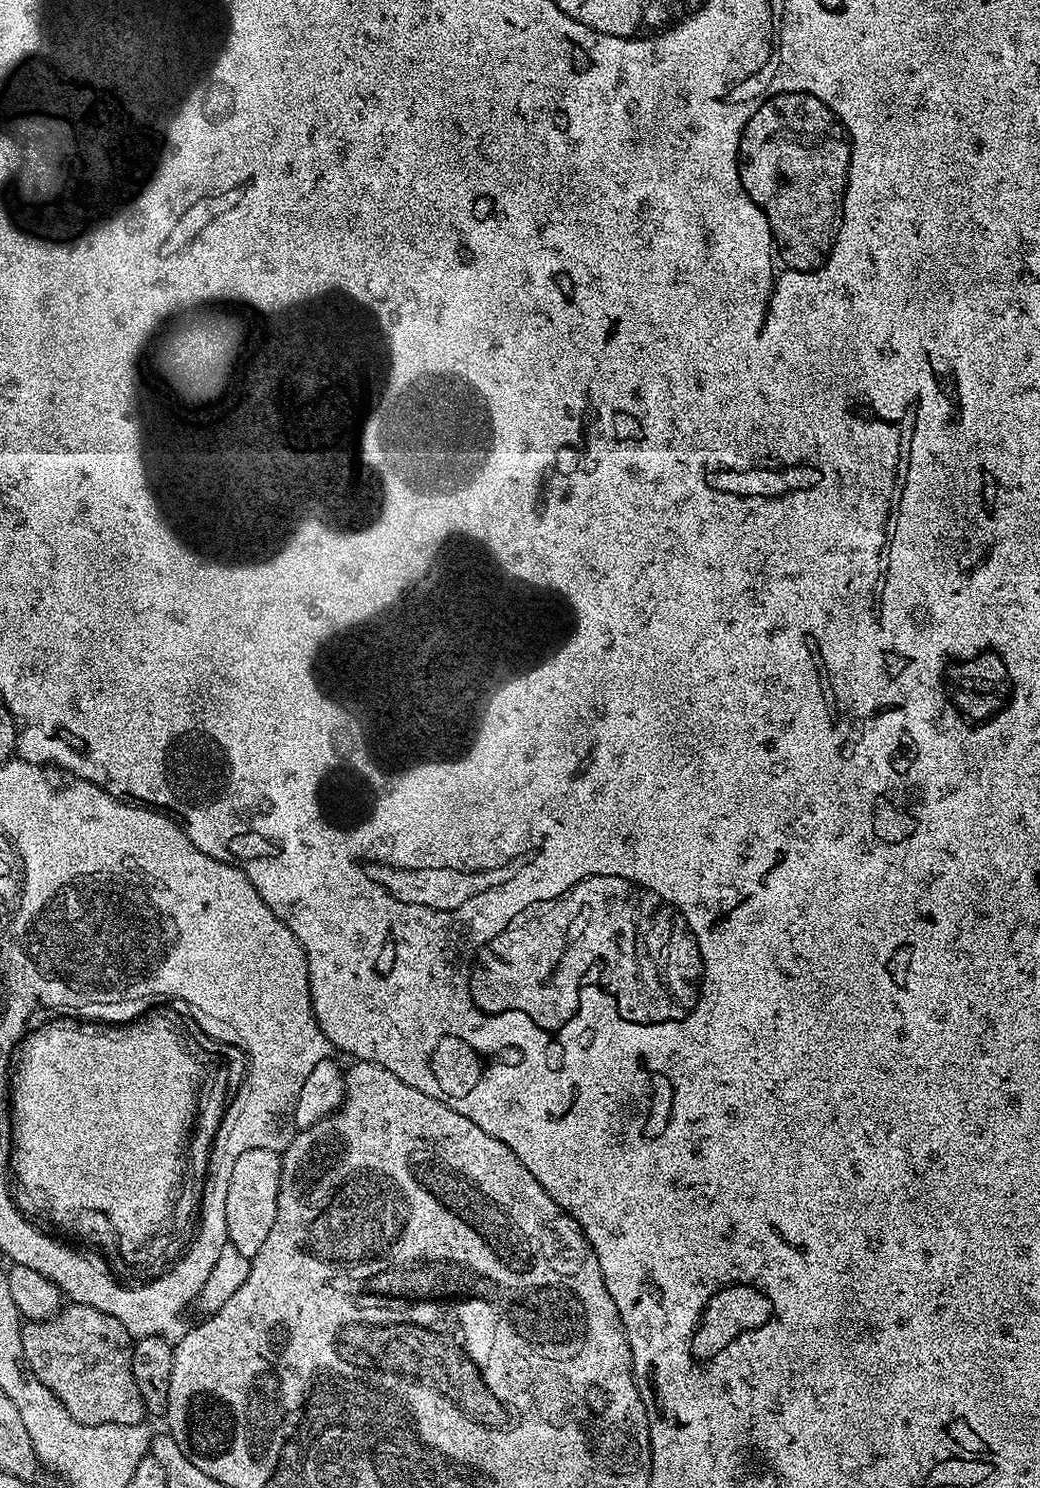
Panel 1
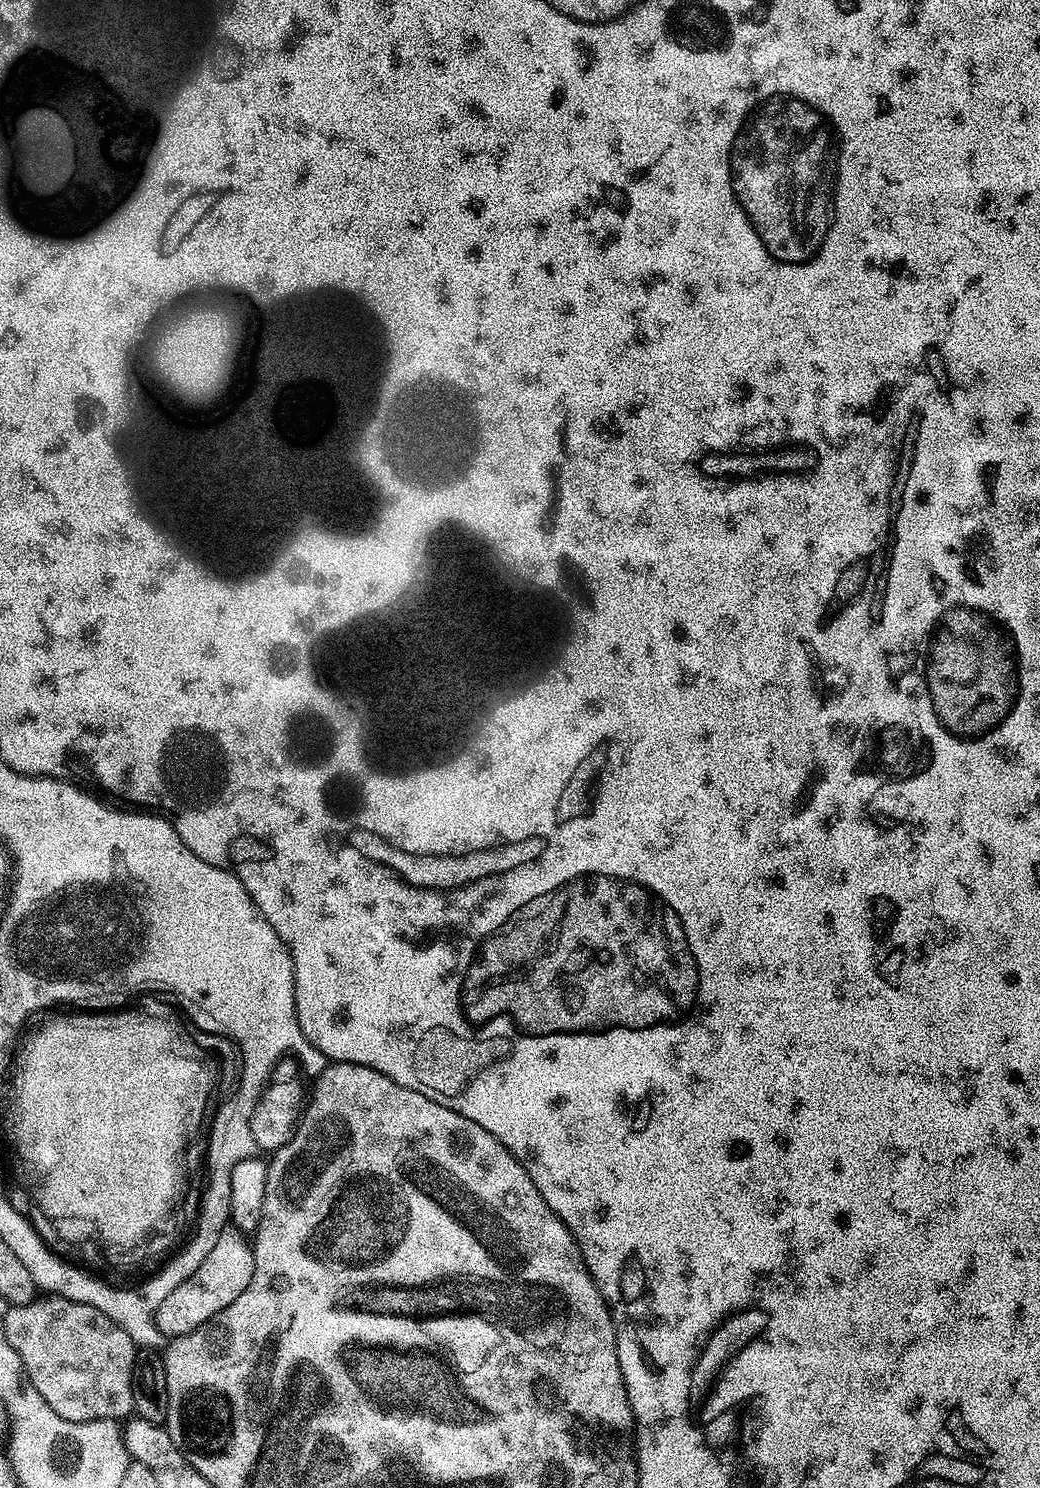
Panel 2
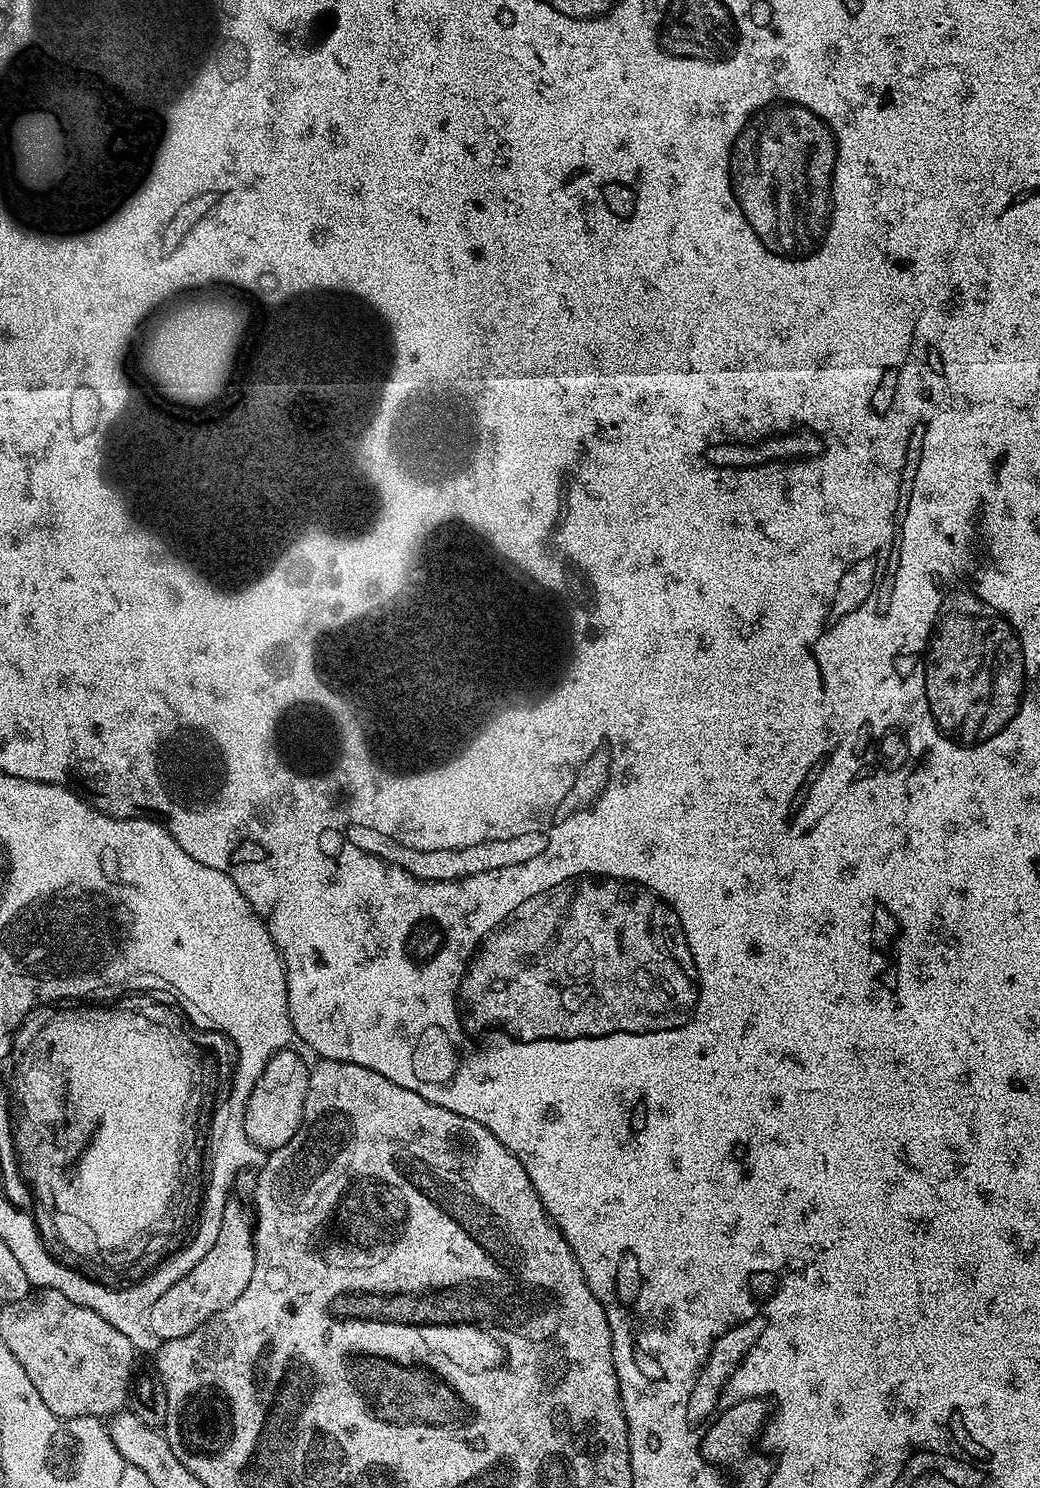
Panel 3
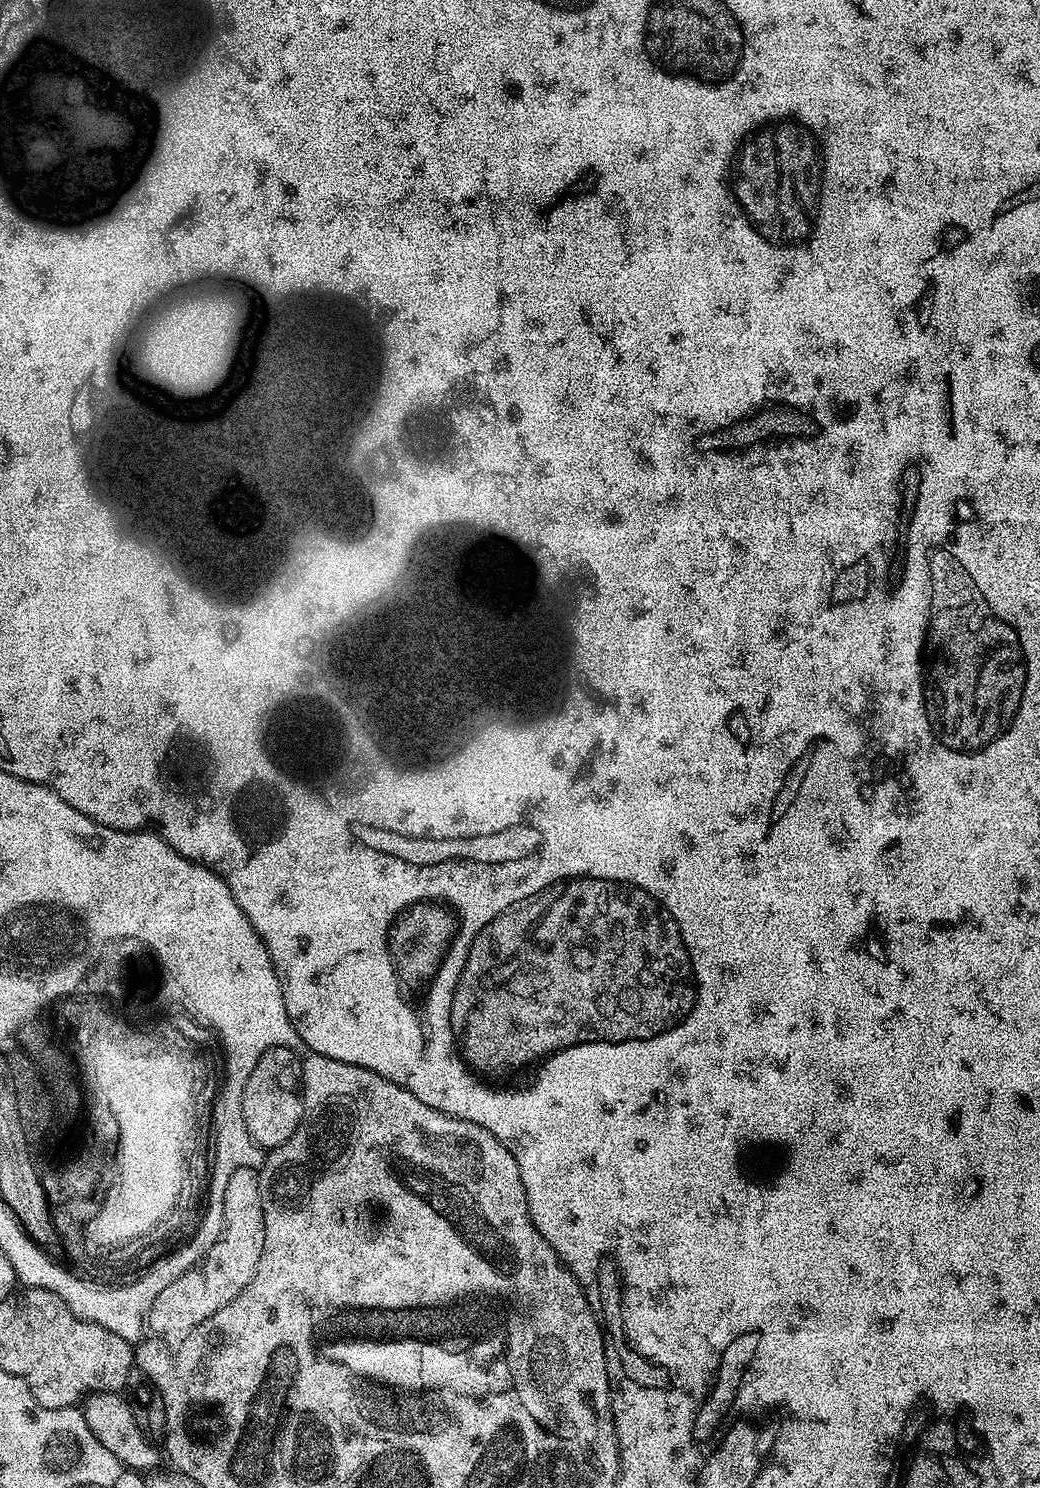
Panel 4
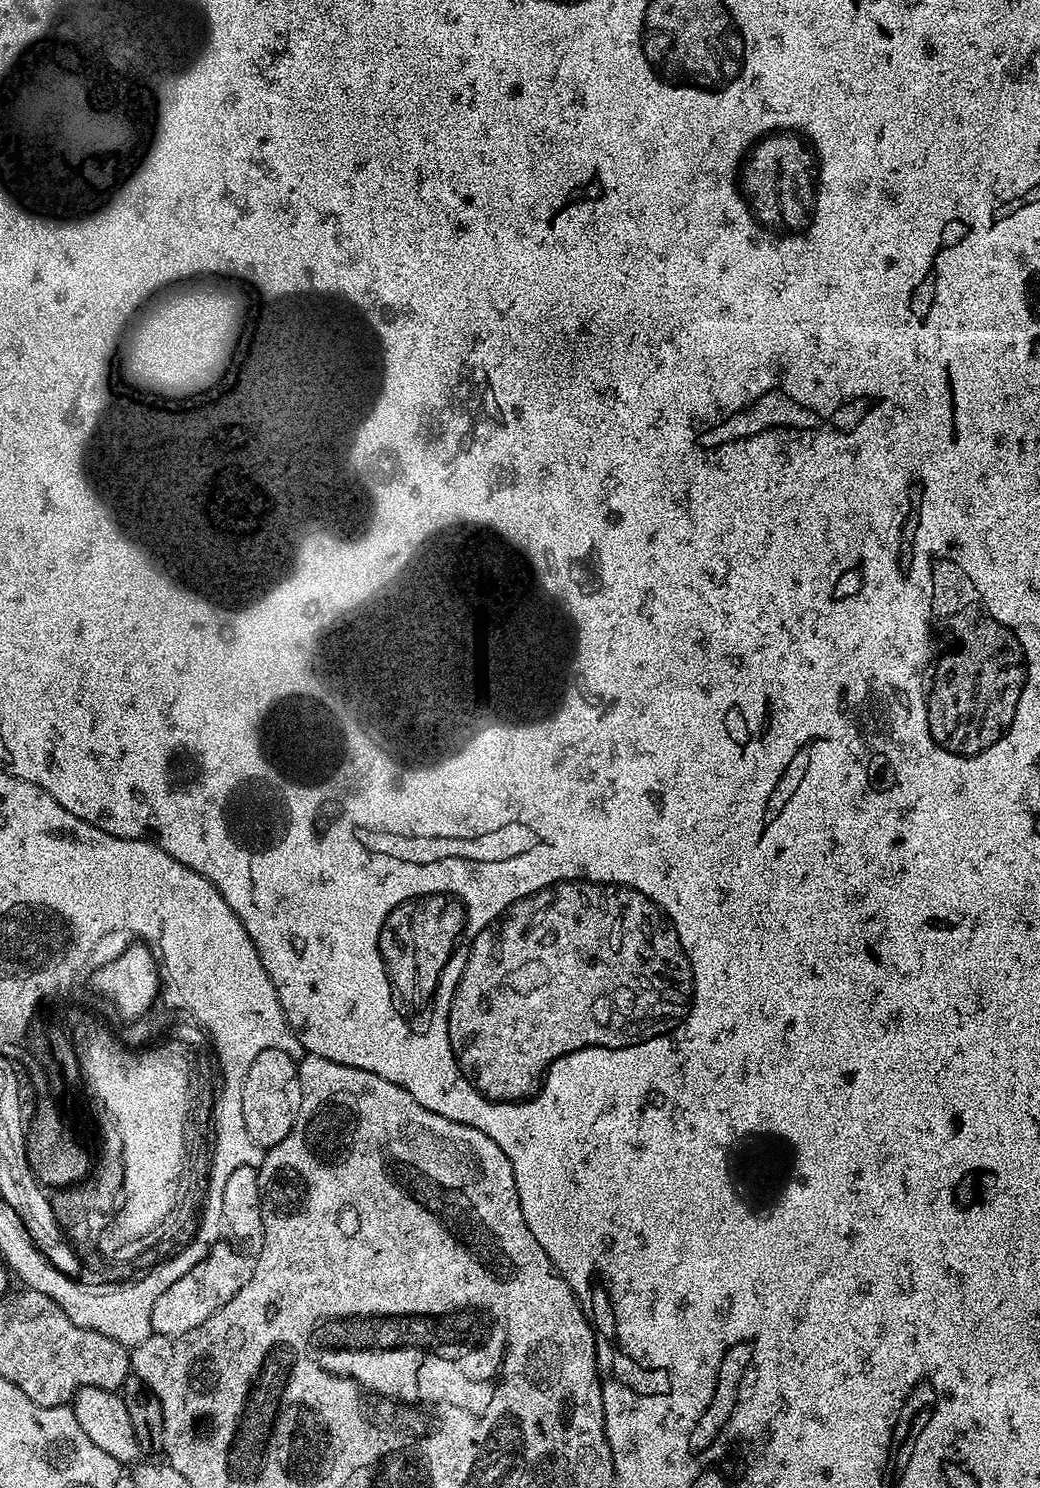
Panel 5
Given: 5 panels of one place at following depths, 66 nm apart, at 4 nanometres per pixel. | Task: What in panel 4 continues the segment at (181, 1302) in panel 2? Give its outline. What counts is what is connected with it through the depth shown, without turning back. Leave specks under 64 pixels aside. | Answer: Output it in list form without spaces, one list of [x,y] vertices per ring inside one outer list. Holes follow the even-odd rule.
[[[243,1168],[230,1174],[230,1182],[226,1182],[226,1198],[222,1202],[222,1222],[224,1229],[218,1242],[214,1242],[208,1253],[190,1270],[186,1270],[186,1274],[182,1274],[178,1282],[166,1286],[166,1290],[162,1290],[158,1298],[154,1298],[154,1306],[150,1306],[146,1328],[155,1339],[175,1342],[186,1338],[190,1330],[198,1330],[198,1326],[202,1326],[202,1322],[206,1322],[210,1314],[218,1314],[222,1306],[230,1306],[230,1302],[234,1302],[234,1298],[238,1298],[238,1294],[242,1294],[246,1286],[250,1286],[250,1278],[254,1278],[254,1270],[258,1270],[258,1258],[262,1258],[262,1246],[266,1242],[266,1222],[260,1197],[260,1173],[257,1169]]]

